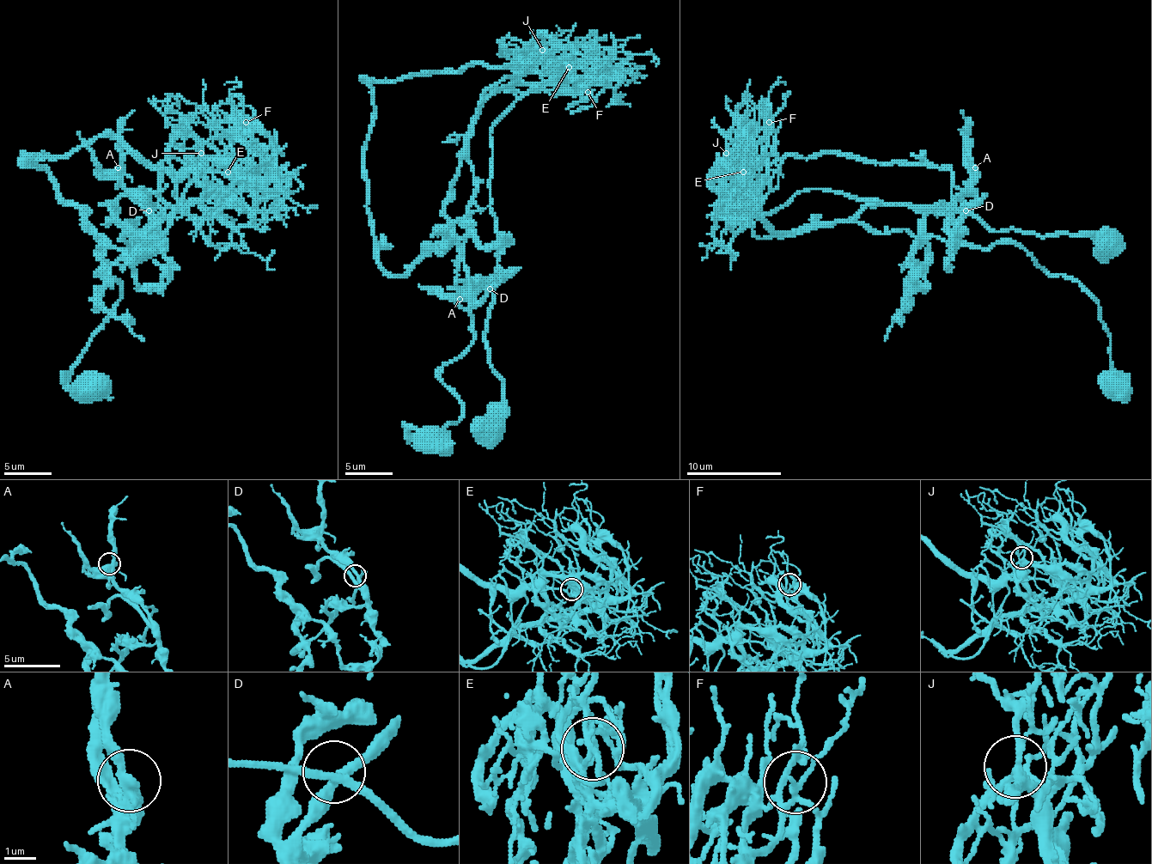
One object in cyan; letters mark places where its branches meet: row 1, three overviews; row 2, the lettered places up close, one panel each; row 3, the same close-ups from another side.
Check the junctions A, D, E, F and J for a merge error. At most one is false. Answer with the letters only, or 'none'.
E

